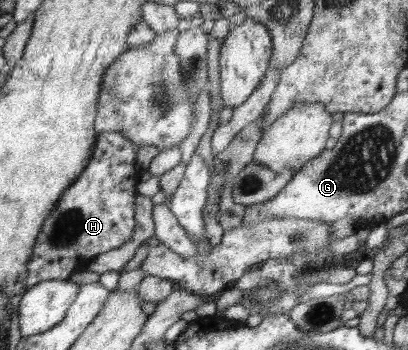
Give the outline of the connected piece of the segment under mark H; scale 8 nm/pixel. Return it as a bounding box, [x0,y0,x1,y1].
[27,132,138,288]

